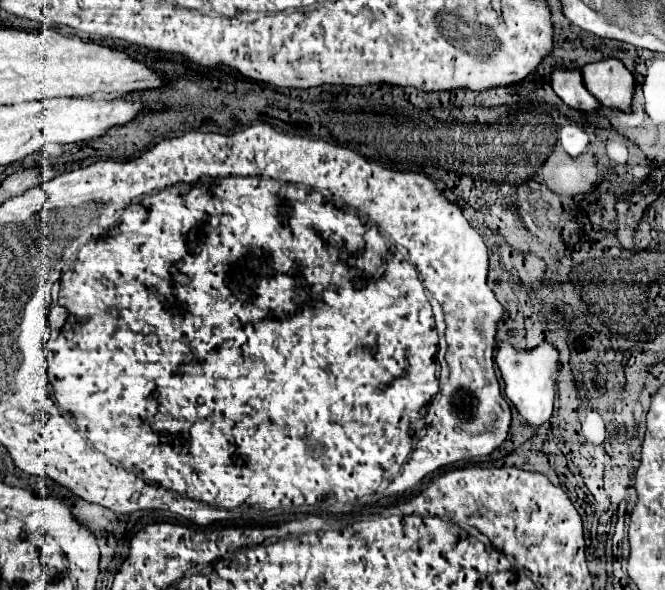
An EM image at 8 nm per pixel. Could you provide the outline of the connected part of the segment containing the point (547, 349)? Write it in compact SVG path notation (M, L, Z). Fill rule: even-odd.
M498 342L496 346L498 348L494 354L494 362L502 374L506 398L512 402L512 406L516 408L516 412L520 414L526 426L532 426L532 428L542 426L552 416L552 404L554 404L554 394L556 394L556 368L558 368L556 348L544 342L532 352L516 354L516 352L510 352L510 348L502 342Z

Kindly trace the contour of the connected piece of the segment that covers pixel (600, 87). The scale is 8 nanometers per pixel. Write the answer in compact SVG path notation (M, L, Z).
M616 58L600 60L582 66L582 78L588 92L602 104L610 108L630 108L634 96L632 74Z

